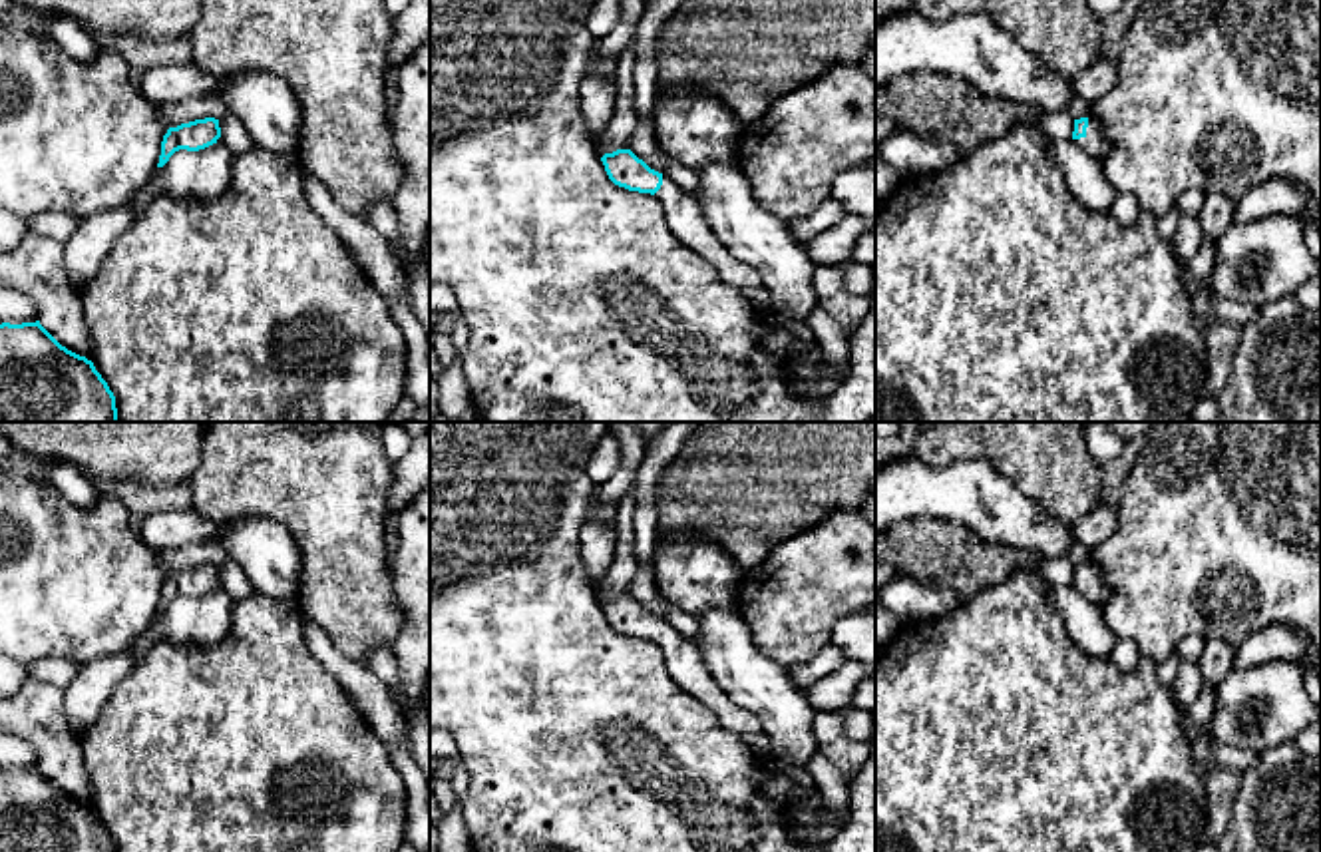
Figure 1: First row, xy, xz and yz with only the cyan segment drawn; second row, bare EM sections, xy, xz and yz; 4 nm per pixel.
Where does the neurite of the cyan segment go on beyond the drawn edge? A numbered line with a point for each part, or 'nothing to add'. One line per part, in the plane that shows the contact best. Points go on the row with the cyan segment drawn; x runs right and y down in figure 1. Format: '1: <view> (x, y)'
1: yz (1095, 144)

